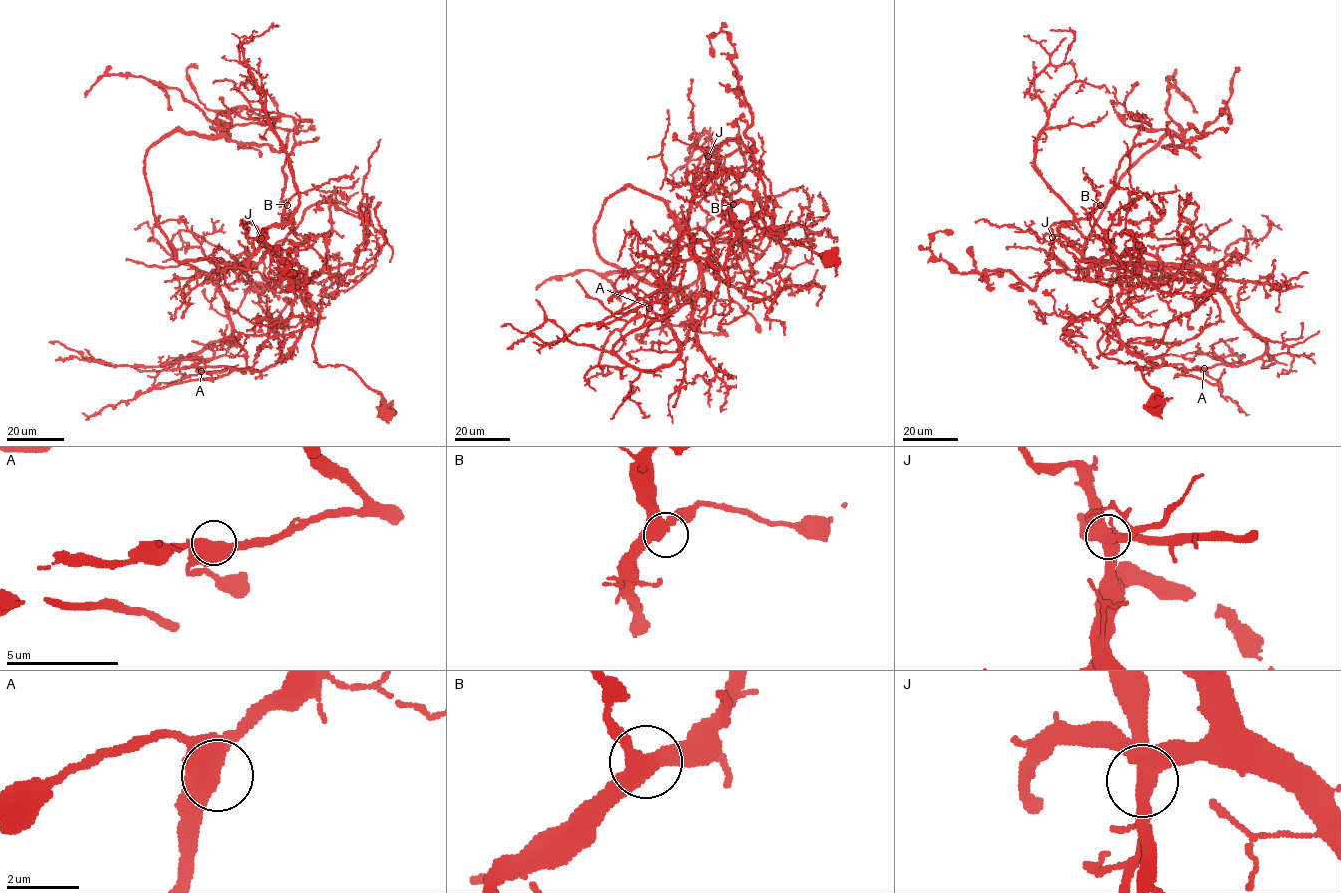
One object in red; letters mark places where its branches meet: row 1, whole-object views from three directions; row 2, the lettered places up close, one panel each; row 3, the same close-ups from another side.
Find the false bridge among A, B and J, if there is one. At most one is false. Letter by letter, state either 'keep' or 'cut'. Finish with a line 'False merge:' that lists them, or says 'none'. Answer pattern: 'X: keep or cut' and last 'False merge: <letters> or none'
A: keep
B: keep
J: cut
False merge: J

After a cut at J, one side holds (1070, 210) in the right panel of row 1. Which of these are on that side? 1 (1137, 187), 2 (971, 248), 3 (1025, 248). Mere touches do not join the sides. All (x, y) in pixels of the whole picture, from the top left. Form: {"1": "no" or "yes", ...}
{"1": "no", "2": "no", "3": "yes"}

